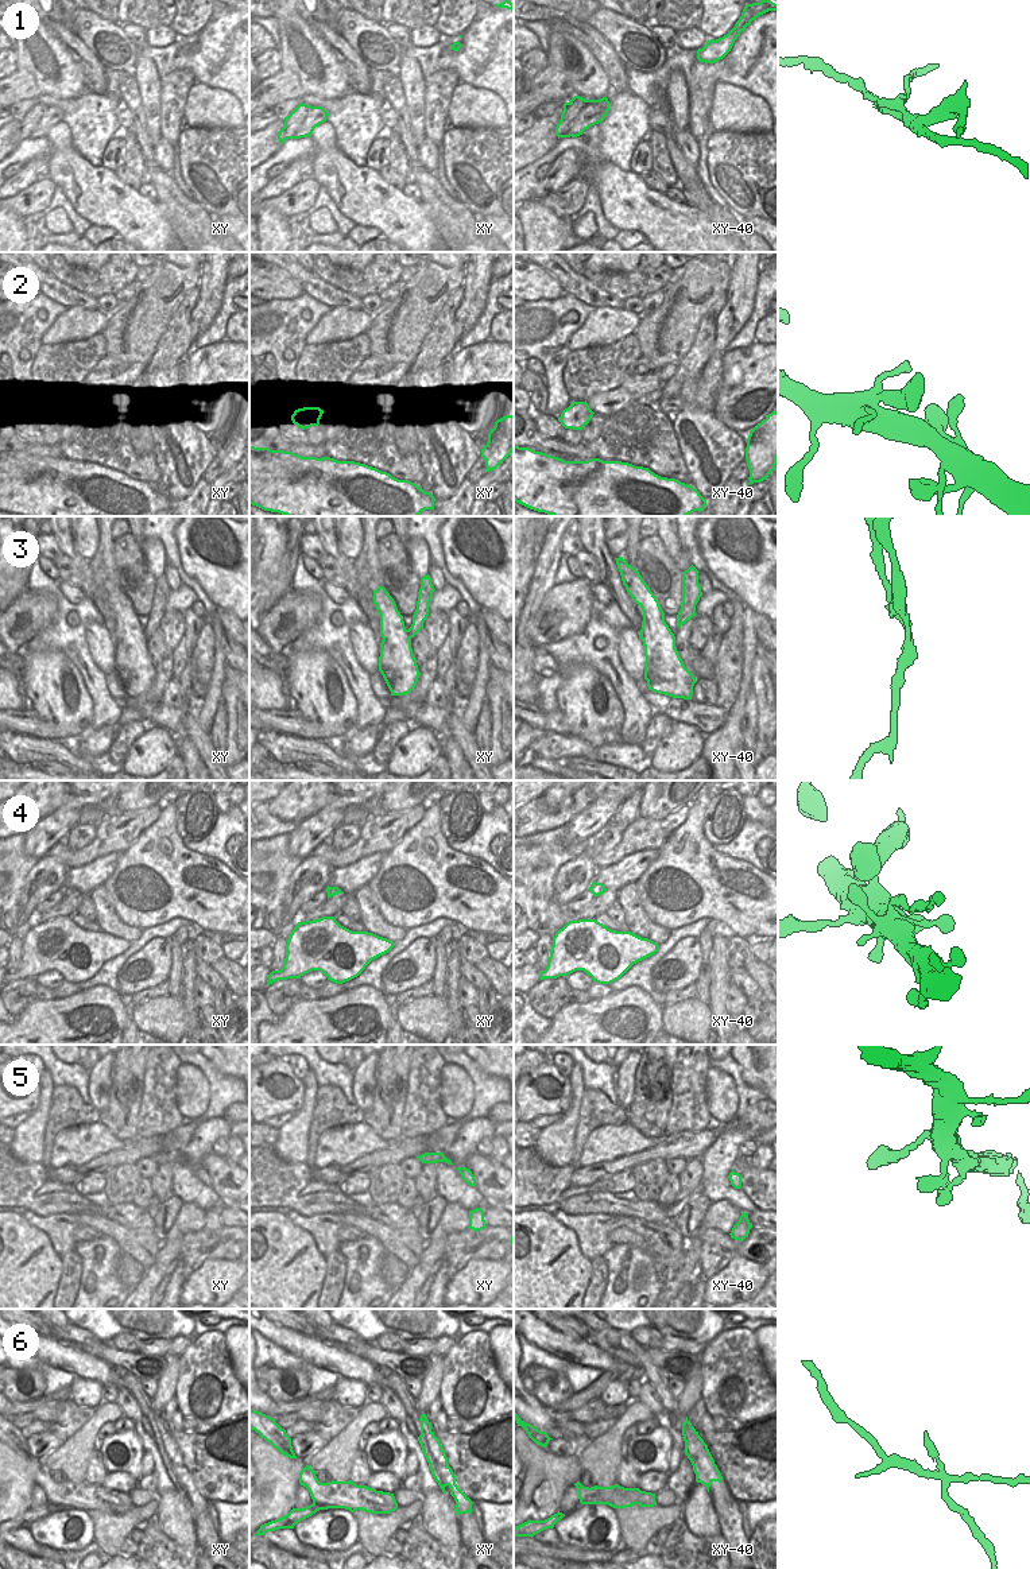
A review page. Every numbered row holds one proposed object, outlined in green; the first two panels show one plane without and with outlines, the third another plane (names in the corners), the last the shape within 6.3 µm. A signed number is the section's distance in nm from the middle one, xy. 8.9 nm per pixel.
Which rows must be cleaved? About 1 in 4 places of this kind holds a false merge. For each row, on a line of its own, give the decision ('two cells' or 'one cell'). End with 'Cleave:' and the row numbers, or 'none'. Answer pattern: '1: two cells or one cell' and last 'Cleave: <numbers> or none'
1: two cells
2: one cell
3: two cells
4: one cell
5: one cell
6: two cells
Cleave: 1, 3, 6

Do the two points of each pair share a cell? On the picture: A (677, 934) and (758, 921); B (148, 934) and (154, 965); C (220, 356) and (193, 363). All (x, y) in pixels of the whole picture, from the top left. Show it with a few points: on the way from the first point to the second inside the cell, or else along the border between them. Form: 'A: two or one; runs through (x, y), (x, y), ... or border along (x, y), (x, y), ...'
A: two; border along (711, 919), (697, 919), (670, 932)
B: two; border along (169, 938), (153, 937), (126, 960)
C: one; runs through (213, 363), (200, 363)

